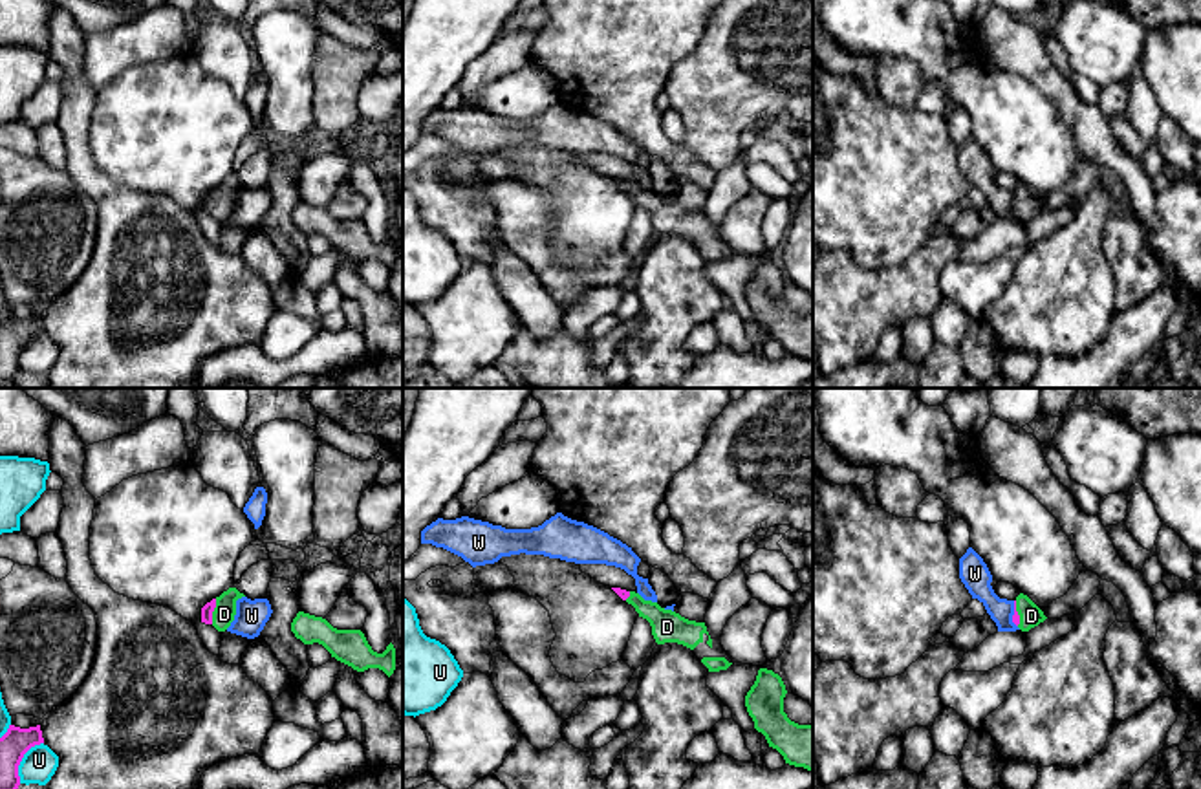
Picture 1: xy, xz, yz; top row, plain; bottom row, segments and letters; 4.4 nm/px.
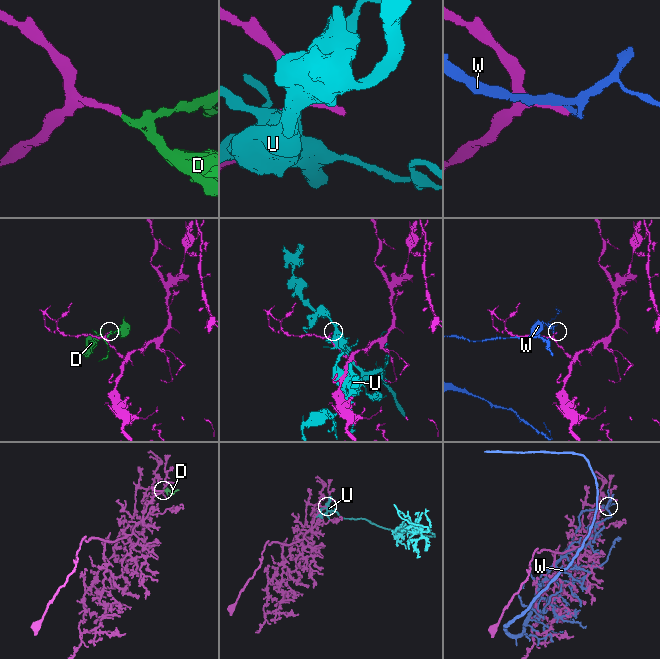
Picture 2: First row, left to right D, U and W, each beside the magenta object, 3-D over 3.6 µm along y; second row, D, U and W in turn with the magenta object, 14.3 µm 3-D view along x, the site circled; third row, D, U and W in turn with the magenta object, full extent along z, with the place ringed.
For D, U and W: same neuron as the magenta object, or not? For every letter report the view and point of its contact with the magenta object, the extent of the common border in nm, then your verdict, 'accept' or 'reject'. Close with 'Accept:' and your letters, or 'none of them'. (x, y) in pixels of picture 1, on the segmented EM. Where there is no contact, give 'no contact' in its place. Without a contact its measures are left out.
D: xy (213, 610) | 110 nm | accept
U: xy (21, 760) | 220 nm | reject
W: yz (1015, 614) | 120 nm | reject
Accept: D

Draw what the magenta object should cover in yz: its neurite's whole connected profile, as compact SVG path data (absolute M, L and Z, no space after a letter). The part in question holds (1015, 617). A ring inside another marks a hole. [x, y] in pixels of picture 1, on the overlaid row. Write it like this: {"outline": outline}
{"outline": "M1020 593L1014 600L1014 615L1012 622L1022 630L1029 632L1031 628L1044 622L1047 617L1044 611L1023 593Z"}

